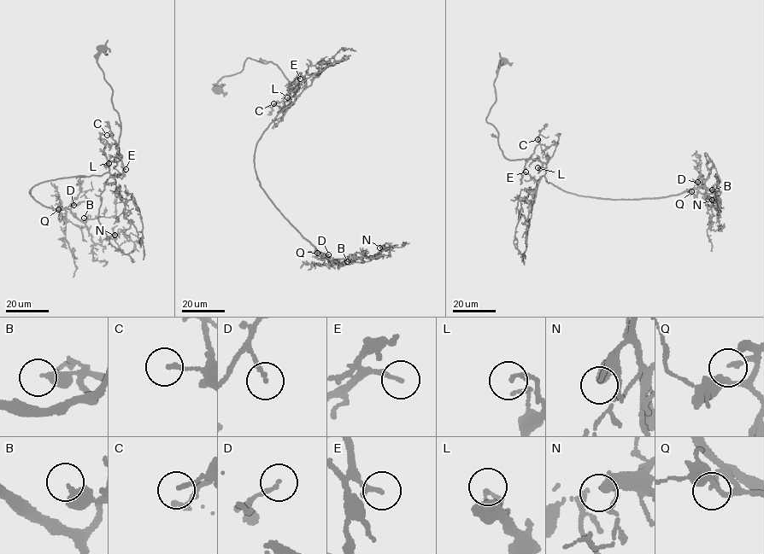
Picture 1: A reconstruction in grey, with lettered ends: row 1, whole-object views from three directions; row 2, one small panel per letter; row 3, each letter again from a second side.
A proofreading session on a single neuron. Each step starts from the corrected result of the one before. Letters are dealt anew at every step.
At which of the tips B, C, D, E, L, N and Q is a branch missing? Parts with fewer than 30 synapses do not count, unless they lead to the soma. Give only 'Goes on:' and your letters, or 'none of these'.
Goes on: none of these

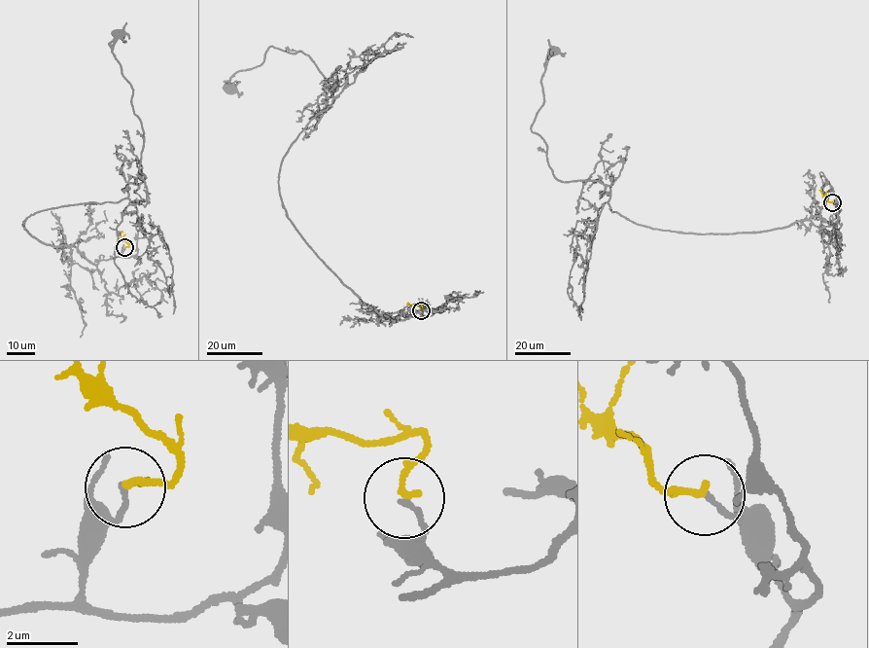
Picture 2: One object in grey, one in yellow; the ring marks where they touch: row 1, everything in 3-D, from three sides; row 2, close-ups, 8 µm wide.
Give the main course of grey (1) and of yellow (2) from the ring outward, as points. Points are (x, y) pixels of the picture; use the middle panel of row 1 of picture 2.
1: (421, 310), (374, 312), (288, 216), (281, 160), (333, 101), (312, 59), (270, 47), (230, 89)
2: (421, 309), (422, 305), (407, 302)

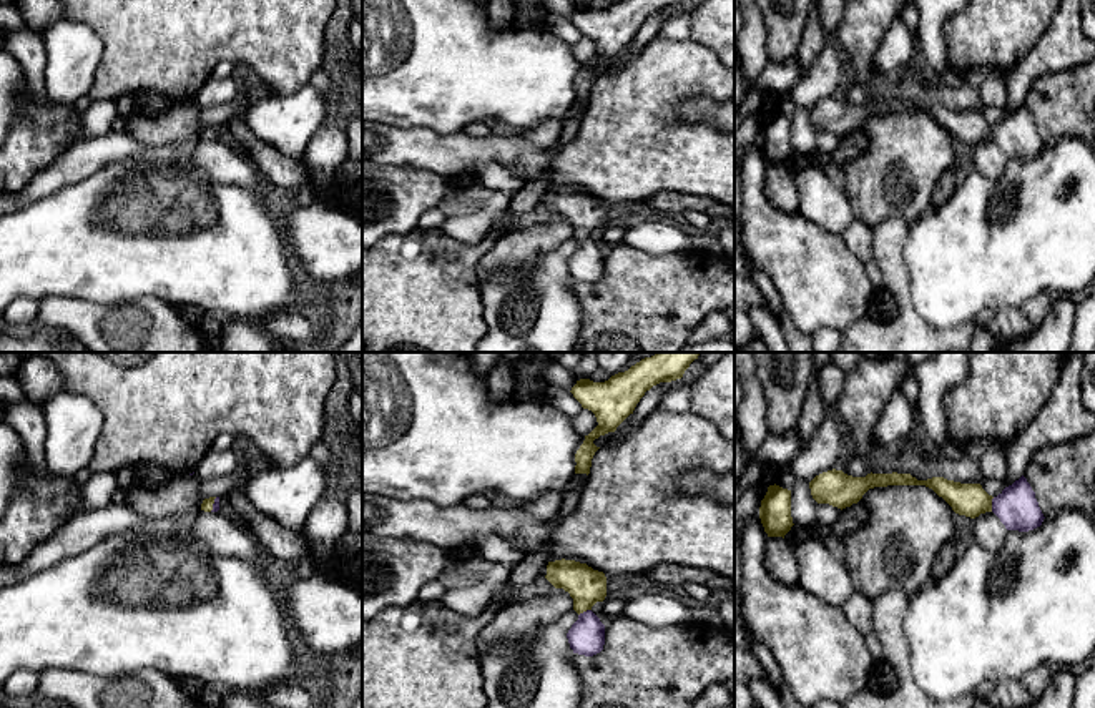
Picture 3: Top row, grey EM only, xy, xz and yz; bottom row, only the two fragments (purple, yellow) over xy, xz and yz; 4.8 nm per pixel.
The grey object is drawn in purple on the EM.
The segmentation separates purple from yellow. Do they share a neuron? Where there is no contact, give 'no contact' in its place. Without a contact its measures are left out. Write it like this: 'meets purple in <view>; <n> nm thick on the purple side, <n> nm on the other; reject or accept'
meets purple in yz; 200 nm thick on the purple side, 160 nm on the other; accept

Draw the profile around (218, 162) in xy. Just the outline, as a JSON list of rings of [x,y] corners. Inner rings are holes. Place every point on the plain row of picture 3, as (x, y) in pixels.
[[[199,138],[191,165],[219,184],[241,186],[258,198],[266,198],[254,163],[219,140]]]

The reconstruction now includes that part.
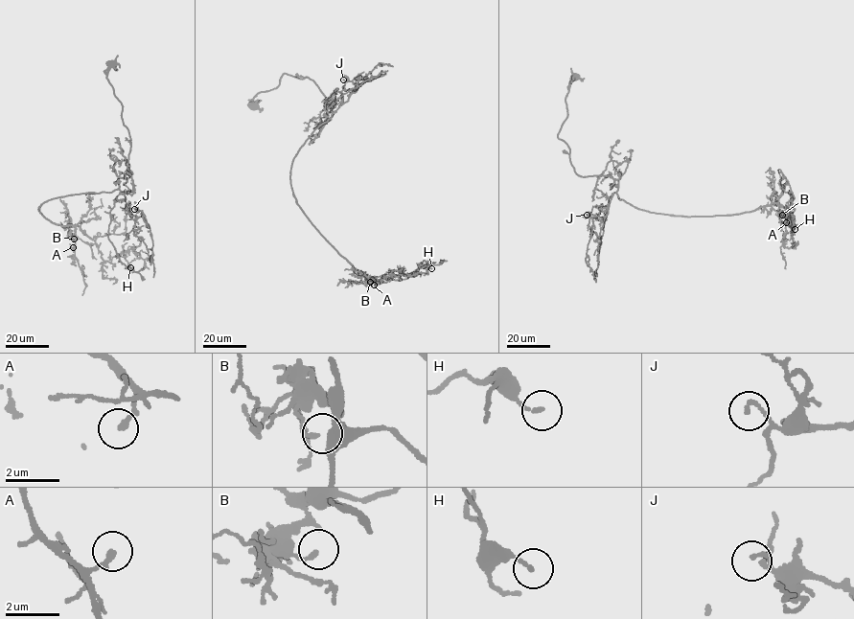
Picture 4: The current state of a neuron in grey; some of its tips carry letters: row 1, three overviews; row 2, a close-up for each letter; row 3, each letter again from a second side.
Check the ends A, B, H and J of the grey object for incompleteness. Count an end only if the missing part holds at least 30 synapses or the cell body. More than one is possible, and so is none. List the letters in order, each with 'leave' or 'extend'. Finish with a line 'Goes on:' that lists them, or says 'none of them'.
A: extend
B: leave
H: leave
J: leave
Goes on: A

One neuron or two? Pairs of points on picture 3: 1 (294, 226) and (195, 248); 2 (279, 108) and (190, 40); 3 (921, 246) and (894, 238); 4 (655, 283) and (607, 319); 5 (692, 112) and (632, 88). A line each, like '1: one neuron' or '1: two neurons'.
1: two neurons
2: two neurons
3: two neurons
4: one neuron
5: two neurons

